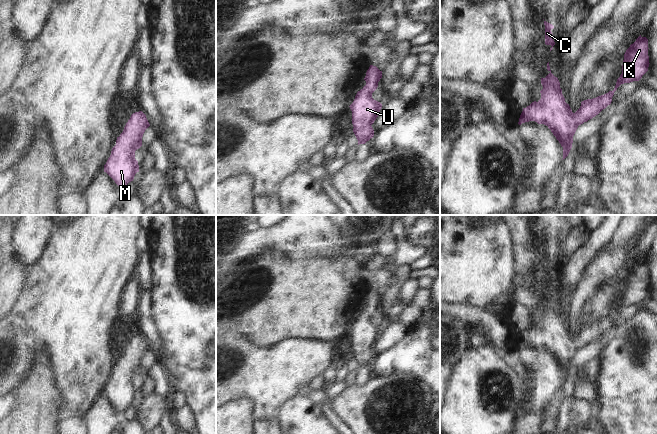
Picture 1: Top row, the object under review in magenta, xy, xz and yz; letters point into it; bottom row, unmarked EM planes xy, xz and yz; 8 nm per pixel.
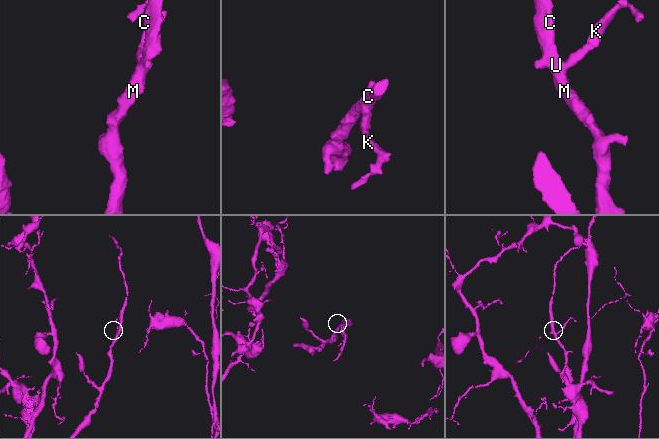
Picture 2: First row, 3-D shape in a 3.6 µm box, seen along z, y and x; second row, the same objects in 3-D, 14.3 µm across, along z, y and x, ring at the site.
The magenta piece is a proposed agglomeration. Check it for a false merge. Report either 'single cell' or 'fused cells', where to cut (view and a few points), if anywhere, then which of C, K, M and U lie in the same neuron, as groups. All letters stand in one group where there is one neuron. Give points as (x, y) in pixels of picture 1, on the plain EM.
single cell | no cut | C K M U

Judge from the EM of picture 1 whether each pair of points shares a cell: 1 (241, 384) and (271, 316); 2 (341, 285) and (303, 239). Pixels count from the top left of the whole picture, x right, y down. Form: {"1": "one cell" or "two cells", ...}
{"1": "two cells", "2": "two cells"}

